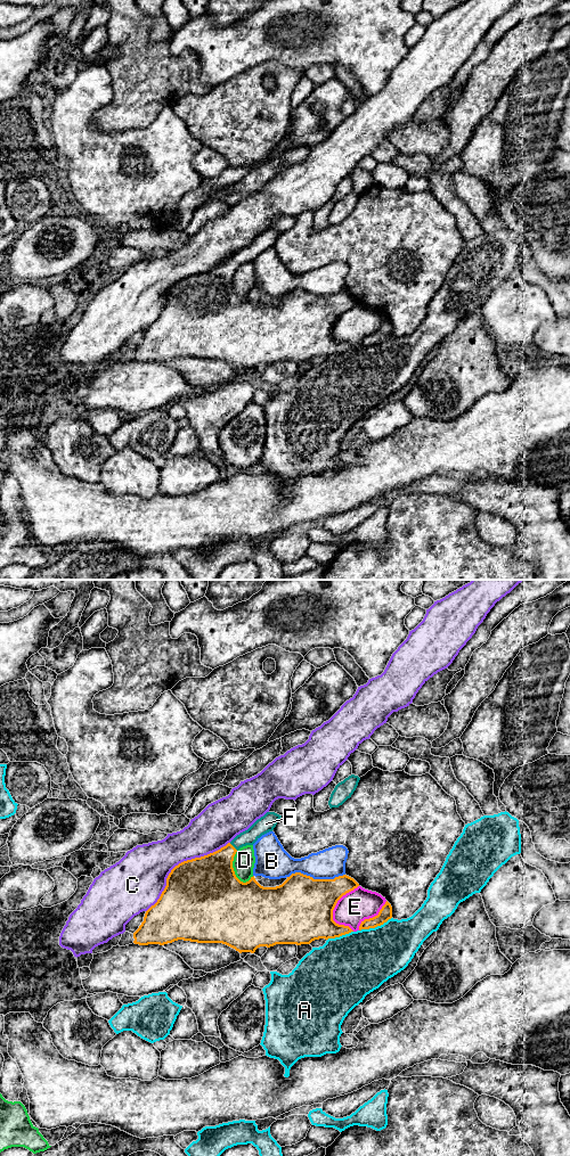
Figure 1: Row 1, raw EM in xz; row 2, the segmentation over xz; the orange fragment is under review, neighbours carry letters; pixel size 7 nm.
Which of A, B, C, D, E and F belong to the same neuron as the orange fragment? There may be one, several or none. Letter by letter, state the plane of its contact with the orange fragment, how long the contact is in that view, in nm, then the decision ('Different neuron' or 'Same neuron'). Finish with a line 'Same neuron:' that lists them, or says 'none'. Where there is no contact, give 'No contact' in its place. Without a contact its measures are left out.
A: Touches orange in xz. Shared border 260 nm. Different neuron
B: Touches orange in xz. Shared border 400 nm. Different neuron
C: Touches orange in xz. Shared border 750 nm. Different neuron
D: Touches orange in xz. Shared border 240 nm. Different neuron
E: Touches orange in xz. Shared border 340 nm. Different neuron
F: Touches orange in xz. Shared border 80 nm. Same neuron
Same neuron: F

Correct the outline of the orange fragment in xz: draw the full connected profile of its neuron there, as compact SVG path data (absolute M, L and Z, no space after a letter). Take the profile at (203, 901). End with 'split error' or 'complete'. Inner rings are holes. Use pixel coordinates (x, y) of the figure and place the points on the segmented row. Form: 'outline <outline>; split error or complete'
outline M267 812L220 850L176 866L166 878L166 886L160 899L146 911L144 921L133 933L133 943L164 945L184 940L222 943L239 953L254 953L260 946L310 944L315 940L335 938L353 932L349 926L333 920L337 901L359 886L347 875L334 879L314 879L295 872L276 887L261 886L254 876L246 883L236 877L233 868L236 852L272 831L280 818L275 812Z; split error

